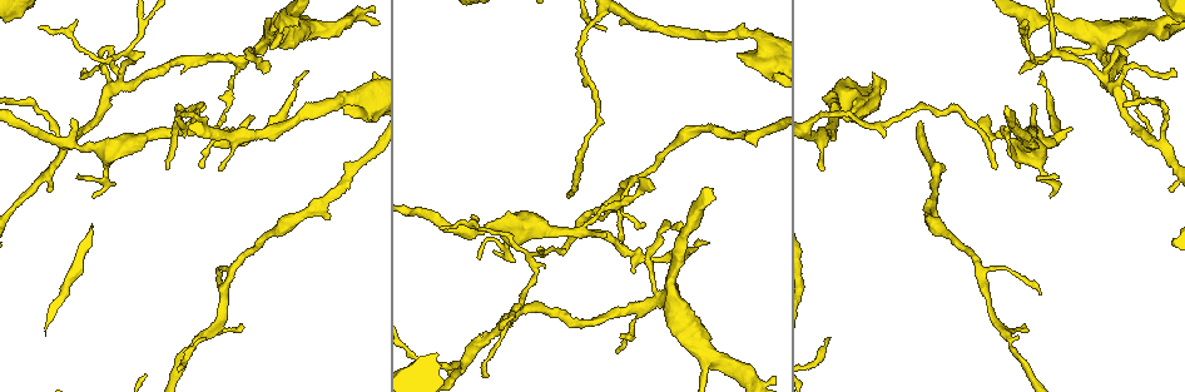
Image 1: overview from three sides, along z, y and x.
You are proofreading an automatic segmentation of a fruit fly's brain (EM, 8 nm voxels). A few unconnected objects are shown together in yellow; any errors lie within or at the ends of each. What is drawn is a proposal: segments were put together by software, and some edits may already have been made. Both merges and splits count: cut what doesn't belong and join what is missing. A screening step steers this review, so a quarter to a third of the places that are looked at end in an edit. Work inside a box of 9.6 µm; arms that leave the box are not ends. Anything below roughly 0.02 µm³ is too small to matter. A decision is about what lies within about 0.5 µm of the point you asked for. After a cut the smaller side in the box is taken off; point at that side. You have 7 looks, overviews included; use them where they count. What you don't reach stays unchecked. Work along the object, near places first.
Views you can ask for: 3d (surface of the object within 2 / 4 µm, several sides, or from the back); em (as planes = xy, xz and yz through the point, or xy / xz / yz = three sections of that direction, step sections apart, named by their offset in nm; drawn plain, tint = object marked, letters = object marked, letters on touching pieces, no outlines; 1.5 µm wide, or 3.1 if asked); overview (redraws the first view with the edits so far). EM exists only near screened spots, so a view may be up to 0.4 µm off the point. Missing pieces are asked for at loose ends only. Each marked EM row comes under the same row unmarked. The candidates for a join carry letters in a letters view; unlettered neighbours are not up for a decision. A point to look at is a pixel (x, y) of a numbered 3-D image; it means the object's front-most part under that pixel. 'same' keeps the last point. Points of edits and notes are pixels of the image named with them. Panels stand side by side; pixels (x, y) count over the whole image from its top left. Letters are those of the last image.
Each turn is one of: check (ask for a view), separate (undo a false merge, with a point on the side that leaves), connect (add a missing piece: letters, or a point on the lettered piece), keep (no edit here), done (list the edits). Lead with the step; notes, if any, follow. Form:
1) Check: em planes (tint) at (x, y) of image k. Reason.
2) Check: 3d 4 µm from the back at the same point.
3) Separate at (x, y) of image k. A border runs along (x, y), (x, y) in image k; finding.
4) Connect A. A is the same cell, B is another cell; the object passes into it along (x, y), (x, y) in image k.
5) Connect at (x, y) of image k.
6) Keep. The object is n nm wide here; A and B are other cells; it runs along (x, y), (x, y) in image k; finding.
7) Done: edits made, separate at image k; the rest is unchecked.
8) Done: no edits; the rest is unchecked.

Check: 3d 2 µm from the back at (1151, 130) of image 1.

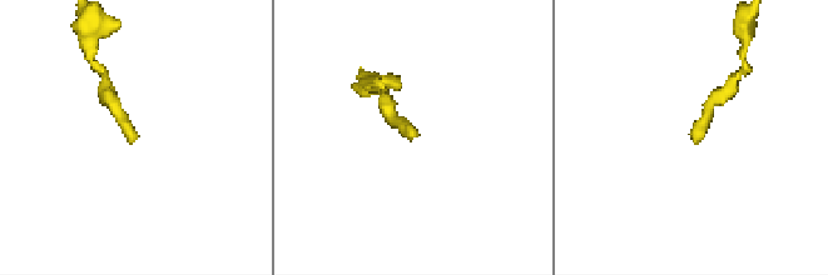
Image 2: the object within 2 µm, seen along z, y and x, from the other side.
Check: em xy step 8 (letters) at (129, 141) of image 2. Shape alone is not enough.

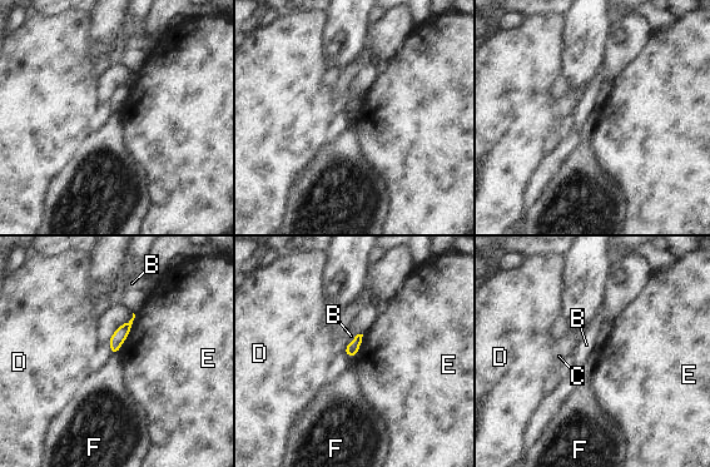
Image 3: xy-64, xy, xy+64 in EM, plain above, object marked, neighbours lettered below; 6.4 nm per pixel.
Check: em planes (letters) at the same point. Cut it another way.

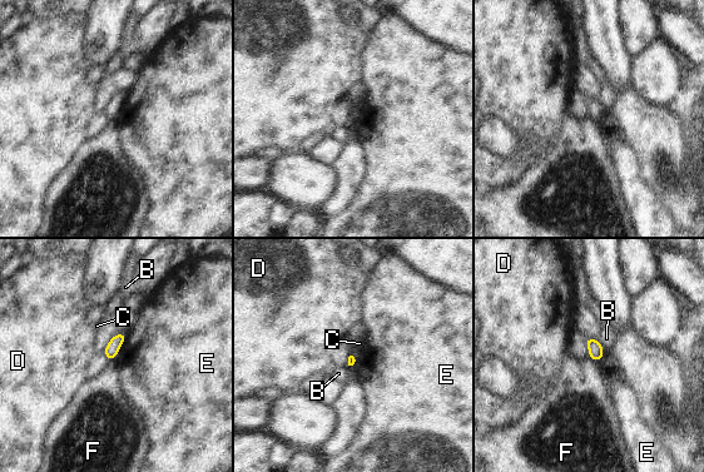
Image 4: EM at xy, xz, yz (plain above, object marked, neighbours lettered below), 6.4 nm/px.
Keep. B, C, D, E and F are other cells; no lettered piece goes on from it.

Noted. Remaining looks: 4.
Check: em planes (letters) at (607, 235) of image 1. Free end.

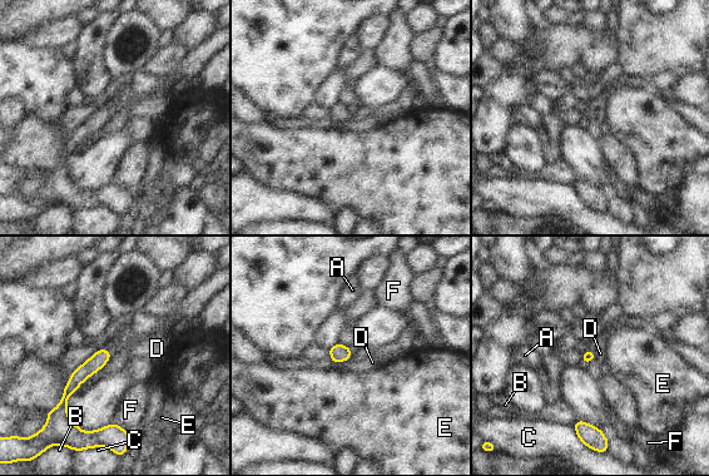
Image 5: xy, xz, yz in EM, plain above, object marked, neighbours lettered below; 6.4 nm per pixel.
Keep. A, B, C, D, E and F are other cells; a border runs along (348, 358), (333, 363) in image 5; no lettered piece goes on from it.

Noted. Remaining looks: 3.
Check: 3d 4 µm at (494, 251) of image 1. Branch stops here.

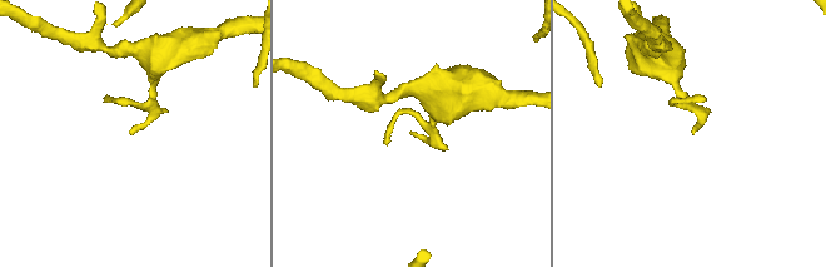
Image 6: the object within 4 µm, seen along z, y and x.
Check: em planes (letters) at (693, 132) of image 6. Need the tissue.

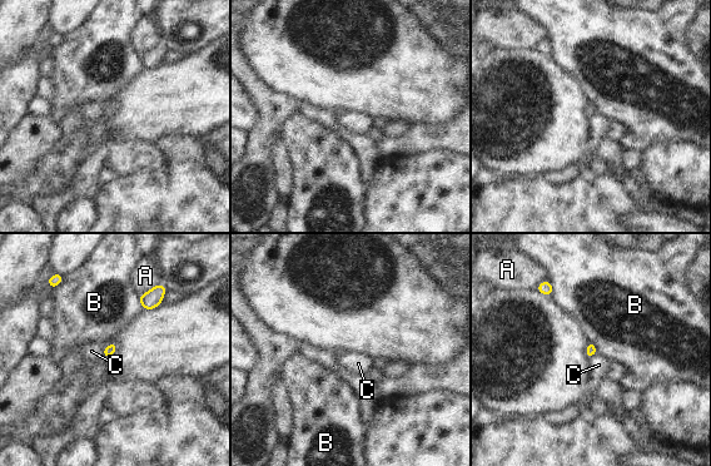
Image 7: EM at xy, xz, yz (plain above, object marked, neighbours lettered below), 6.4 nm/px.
Keep. A, B and C are other cells; a border runs along (596, 352), (588, 360) in image 7; none of them fits.

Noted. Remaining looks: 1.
Done: no edits; the rest is unchecked.

